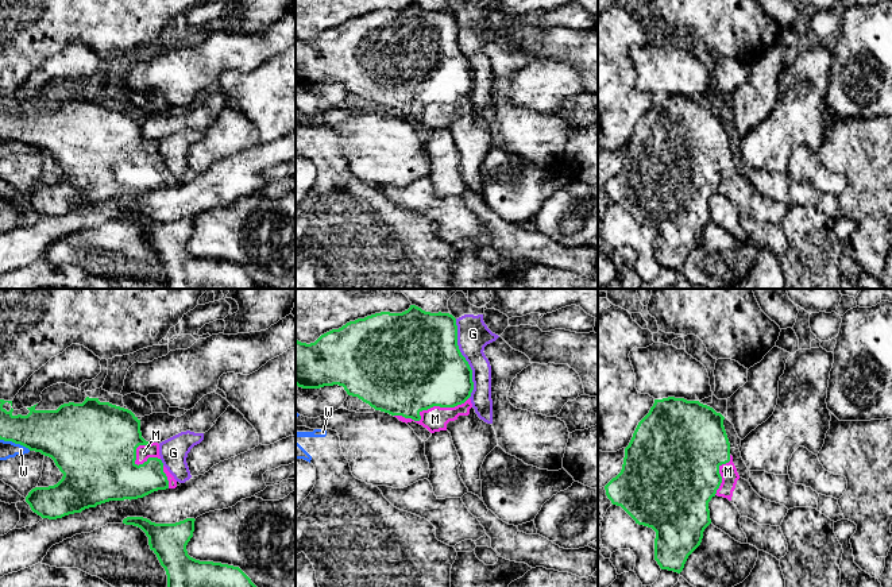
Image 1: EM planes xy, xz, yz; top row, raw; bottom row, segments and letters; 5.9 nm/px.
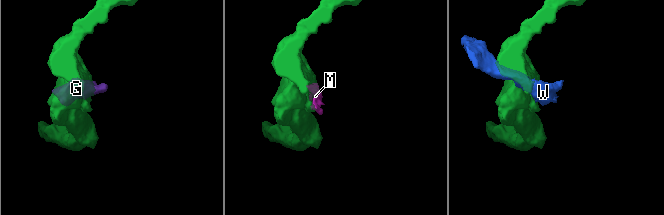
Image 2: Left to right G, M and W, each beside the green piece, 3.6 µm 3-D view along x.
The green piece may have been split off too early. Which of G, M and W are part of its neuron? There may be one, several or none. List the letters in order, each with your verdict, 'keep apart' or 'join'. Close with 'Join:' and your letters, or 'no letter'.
G: keep apart
M: join
W: keep apart
Join: M

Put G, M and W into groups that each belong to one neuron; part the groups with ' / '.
G / M / W

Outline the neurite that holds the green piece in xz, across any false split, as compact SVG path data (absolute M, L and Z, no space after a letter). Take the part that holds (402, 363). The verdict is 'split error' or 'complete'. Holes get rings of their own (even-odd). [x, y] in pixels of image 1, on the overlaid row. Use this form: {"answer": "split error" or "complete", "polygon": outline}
{"answer": "split error", "polygon": "M410 305L402 313L381 312L350 321L310 344L296 340L296 385L302 389L339 385L348 395L358 397L375 410L389 413L402 422L414 421L430 433L448 430L462 462L459 475L468 493L483 501L480 468L486 456L498 447L498 440L493 425L480 420L472 408L472 370L459 350L457 325L452 314L430 313Z"}

